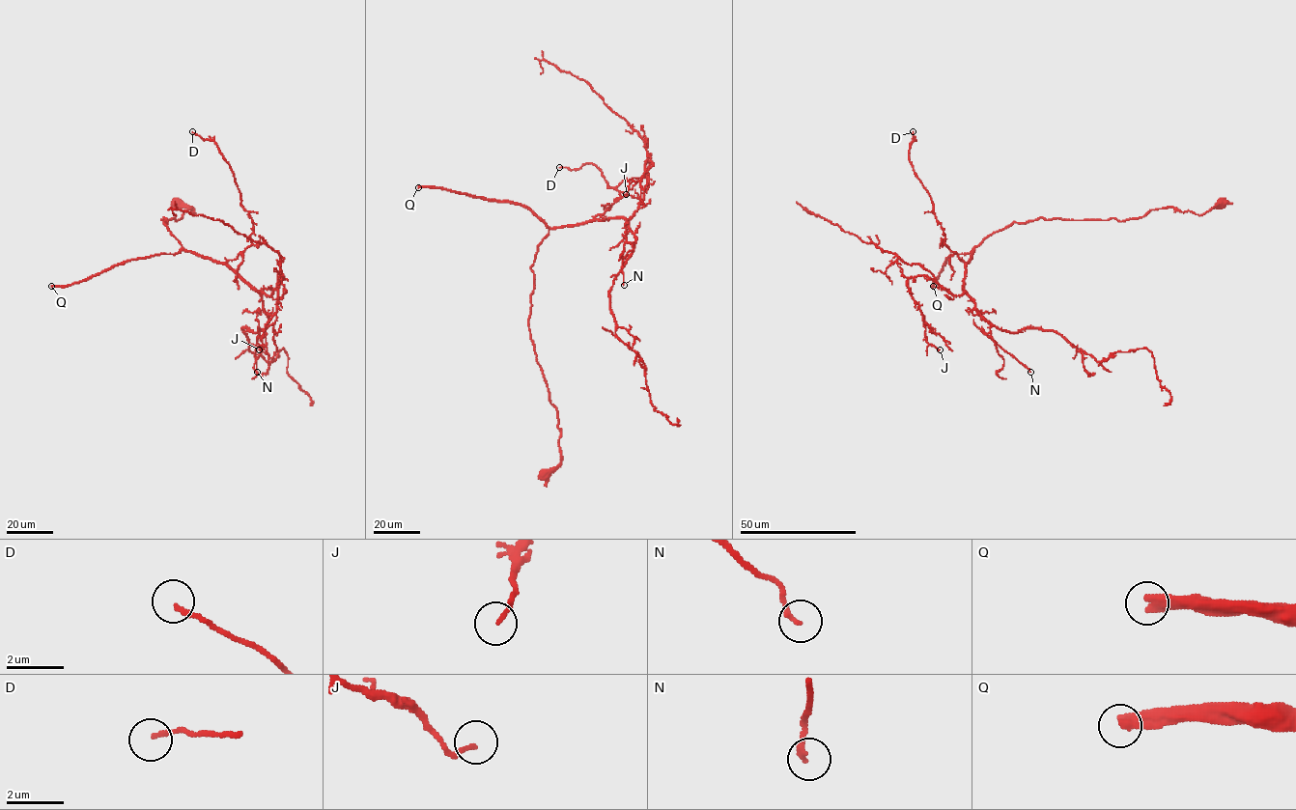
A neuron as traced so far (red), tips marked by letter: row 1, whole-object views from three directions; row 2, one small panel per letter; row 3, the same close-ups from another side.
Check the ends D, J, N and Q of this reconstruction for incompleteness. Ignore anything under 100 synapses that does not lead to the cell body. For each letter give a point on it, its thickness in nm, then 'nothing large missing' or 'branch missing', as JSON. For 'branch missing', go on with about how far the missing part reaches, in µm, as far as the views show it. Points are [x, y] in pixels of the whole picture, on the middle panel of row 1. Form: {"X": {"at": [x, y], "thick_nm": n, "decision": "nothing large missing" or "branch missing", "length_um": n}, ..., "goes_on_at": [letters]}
{"D": {"at": [559, 167], "thick_nm": 140, "decision": "nothing large missing"}, "J": {"at": [626, 194], "thick_nm": 130, "decision": "nothing large missing"}, "N": {"at": [624, 285], "thick_nm": 190, "decision": "nothing large missing"}, "Q": {"at": [418, 187], "thick_nm": 440, "decision": "branch missing", "length_um": 200}, "goes_on_at": ["Q"]}

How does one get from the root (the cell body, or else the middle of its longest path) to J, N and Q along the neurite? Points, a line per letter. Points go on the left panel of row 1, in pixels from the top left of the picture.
J: (176, 204), (193, 215), (161, 220), (183, 248), (267, 295), (282, 275), (259, 349)
N: (176, 204), (193, 211), (161, 220), (182, 246), (226, 263), (261, 295), (268, 322), (257, 339), (257, 372)
Q: (176, 204), (193, 211), (161, 220), (182, 244), (176, 254), (128, 260), (51, 286)

